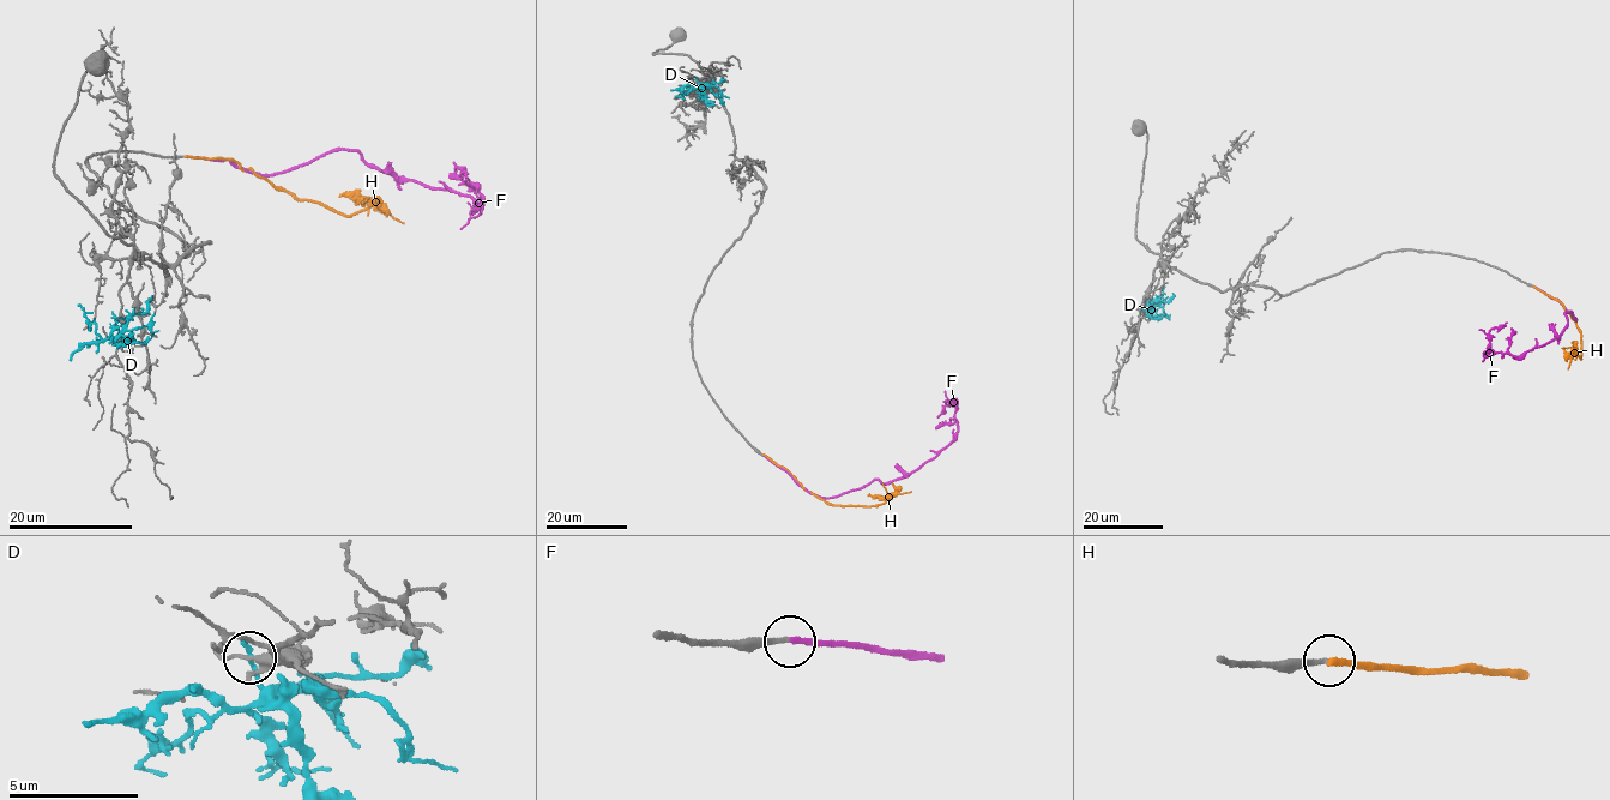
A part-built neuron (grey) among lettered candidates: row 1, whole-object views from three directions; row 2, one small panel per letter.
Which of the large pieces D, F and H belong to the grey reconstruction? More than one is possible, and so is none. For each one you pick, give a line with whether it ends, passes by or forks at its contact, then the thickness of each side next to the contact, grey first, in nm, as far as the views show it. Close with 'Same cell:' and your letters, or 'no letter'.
F: it ends | 170/200 nm
Same cell: F

